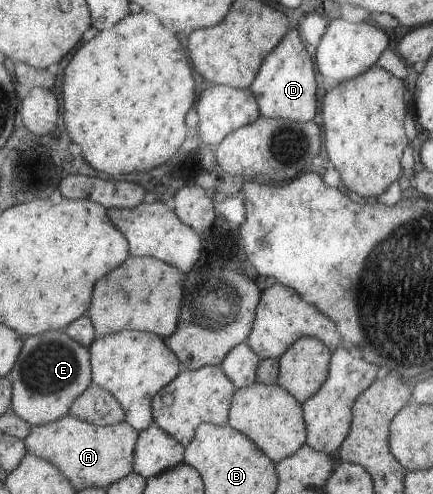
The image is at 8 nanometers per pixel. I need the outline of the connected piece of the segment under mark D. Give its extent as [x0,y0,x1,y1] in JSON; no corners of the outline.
[249,29,316,123]

